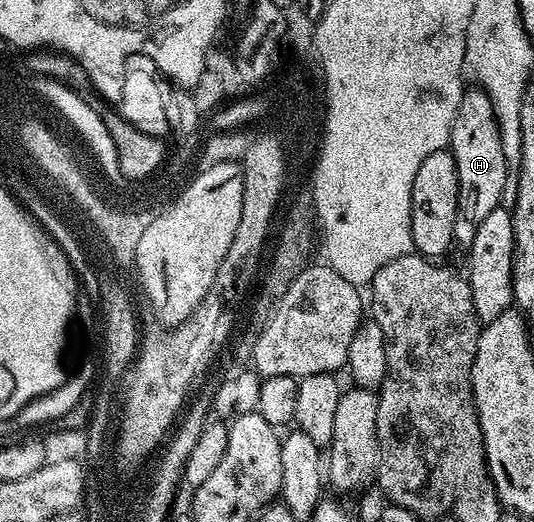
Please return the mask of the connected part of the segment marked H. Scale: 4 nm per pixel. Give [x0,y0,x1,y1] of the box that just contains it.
[449,89,509,249]

